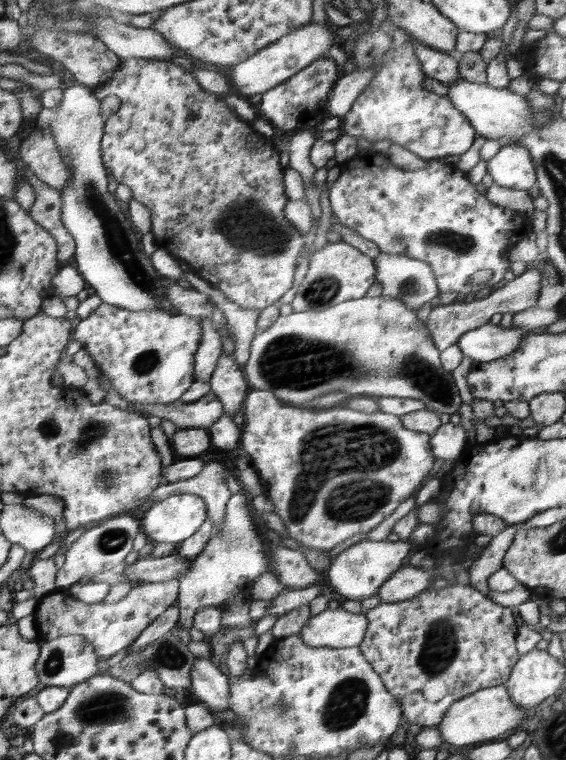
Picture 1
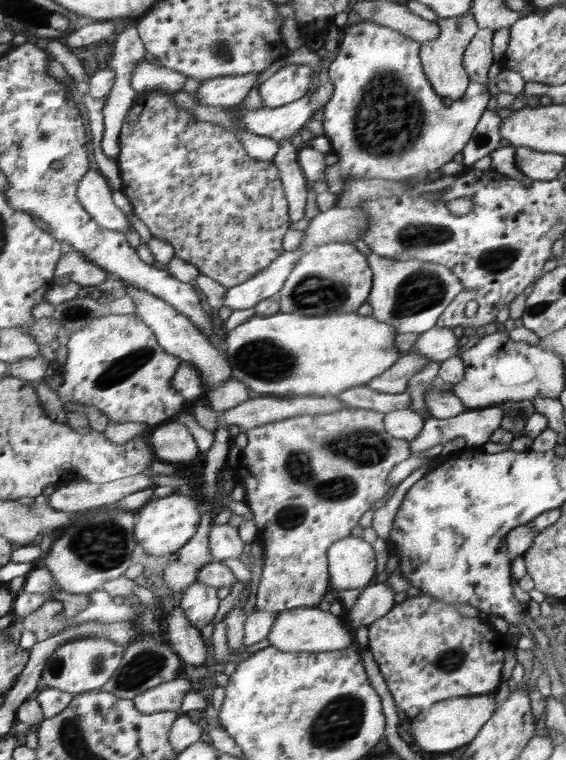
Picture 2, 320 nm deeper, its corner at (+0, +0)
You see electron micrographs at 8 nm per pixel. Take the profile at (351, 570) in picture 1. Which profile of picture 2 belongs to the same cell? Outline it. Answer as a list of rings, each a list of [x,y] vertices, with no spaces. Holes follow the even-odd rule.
[[[352,535],[344,538],[344,542],[336,541],[336,546],[332,546],[332,586],[338,591],[352,588],[366,589],[372,576],[378,573],[376,566],[375,549],[362,537]]]

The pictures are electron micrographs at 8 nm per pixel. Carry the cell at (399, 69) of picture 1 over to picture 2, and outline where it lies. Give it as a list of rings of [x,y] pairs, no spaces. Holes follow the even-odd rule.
[[[363,21],[353,24],[339,37],[340,49],[329,66],[329,81],[334,90],[330,100],[324,105],[324,120],[320,122],[321,134],[329,138],[334,152],[329,168],[323,174],[327,190],[340,198],[348,178],[387,178],[406,182],[408,178],[418,181],[428,180],[426,176],[440,169],[452,160],[470,140],[487,104],[492,100],[488,86],[484,83],[470,84],[470,88],[460,100],[450,101],[448,106],[436,110],[435,89],[426,80],[419,52],[421,42],[408,38],[392,27]]]

